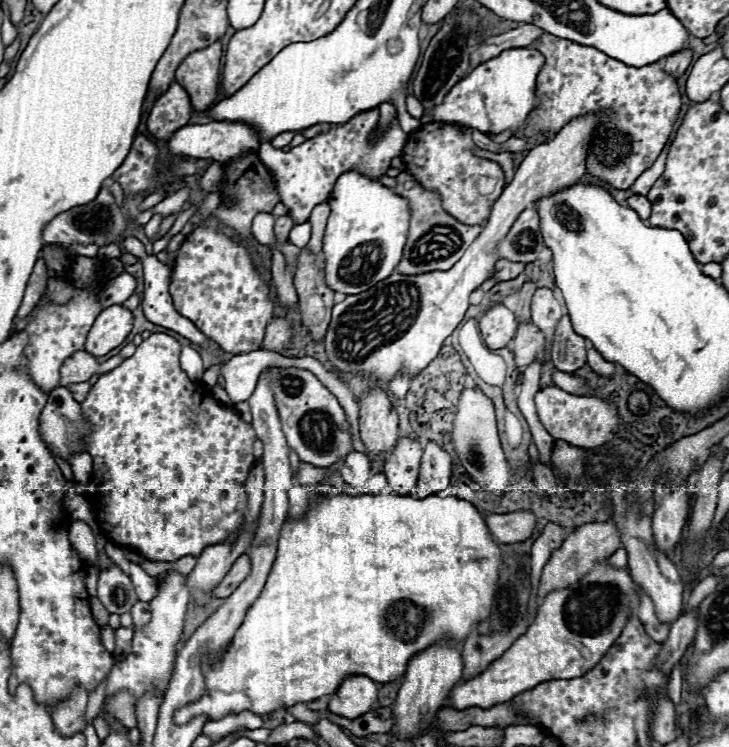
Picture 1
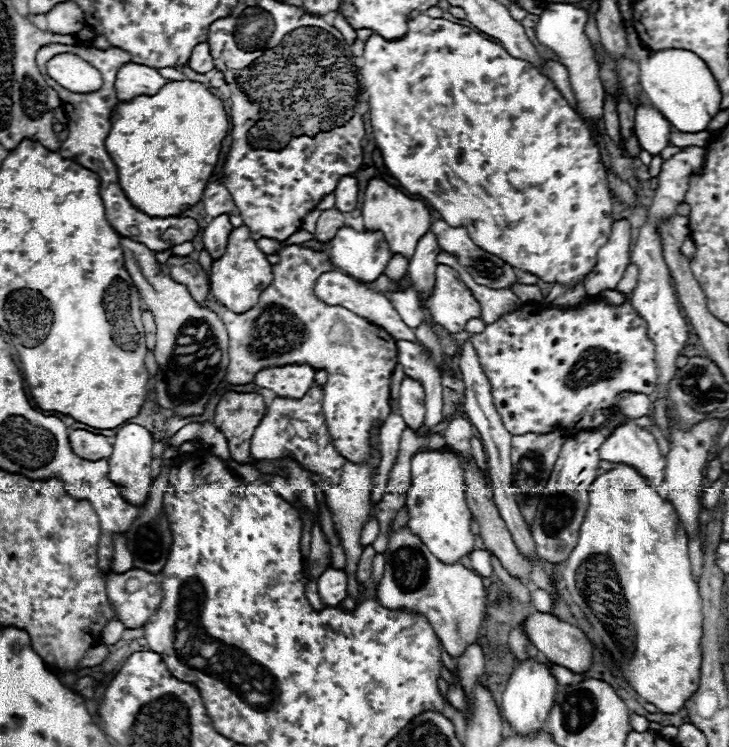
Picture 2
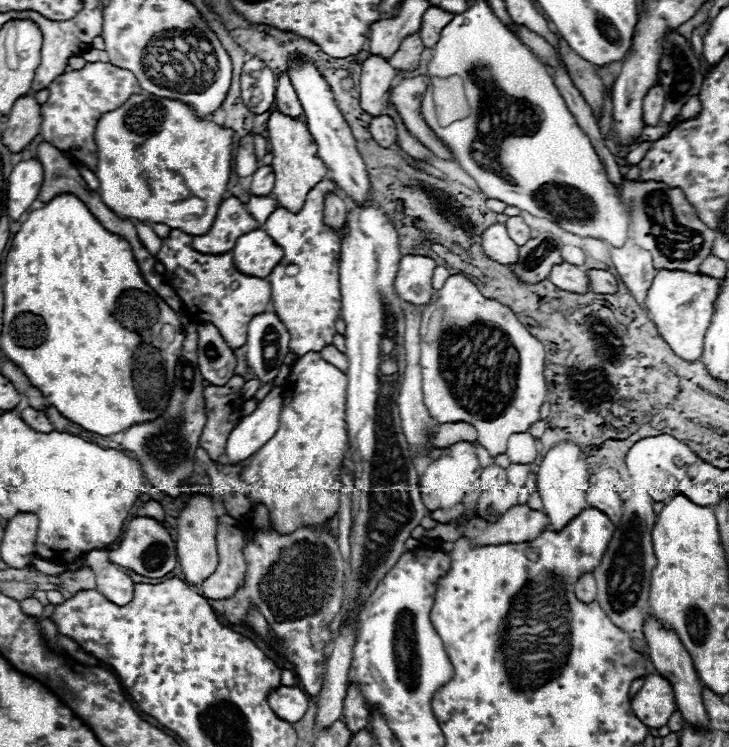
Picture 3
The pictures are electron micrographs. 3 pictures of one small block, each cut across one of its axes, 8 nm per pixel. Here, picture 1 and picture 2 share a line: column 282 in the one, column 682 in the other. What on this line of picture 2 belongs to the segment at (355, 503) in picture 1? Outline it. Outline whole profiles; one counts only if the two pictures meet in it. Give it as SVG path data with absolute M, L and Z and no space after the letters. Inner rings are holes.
M618 464L614 470L598 476L594 480L594 484L588 488L588 500L590 500L588 502L588 514L584 516L584 522L580 526L578 544L570 552L570 556L568 556L566 564L564 564L564 574L562 576L564 576L566 588L568 588L574 604L578 604L582 608L586 620L592 624L592 628L602 638L606 650L612 654L616 664L624 670L630 688L634 688L636 694L642 700L654 704L664 714L680 712L684 708L684 704L688 702L688 698L700 686L700 666L702 666L702 648L700 648L700 640L702 640L702 598L700 598L700 592L698 592L698 582L692 576L692 566L690 566L690 558L688 558L688 538L684 536L684 528L678 522L678 514L676 514L674 506L668 500L664 500L652 486L648 486L648 482L632 466L626 466L626 464Z

